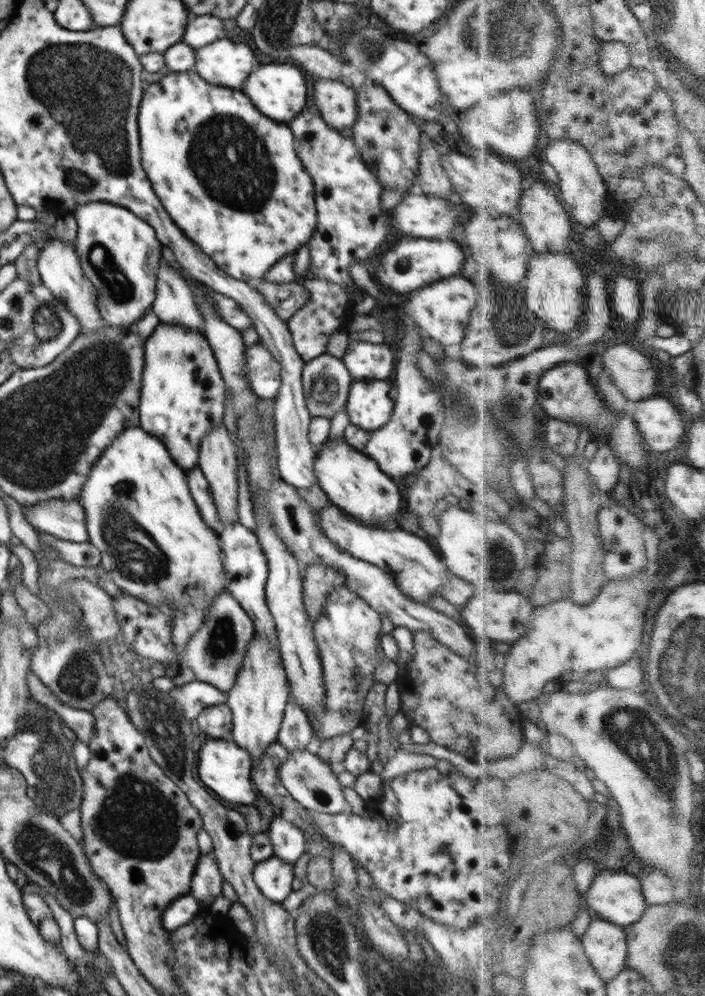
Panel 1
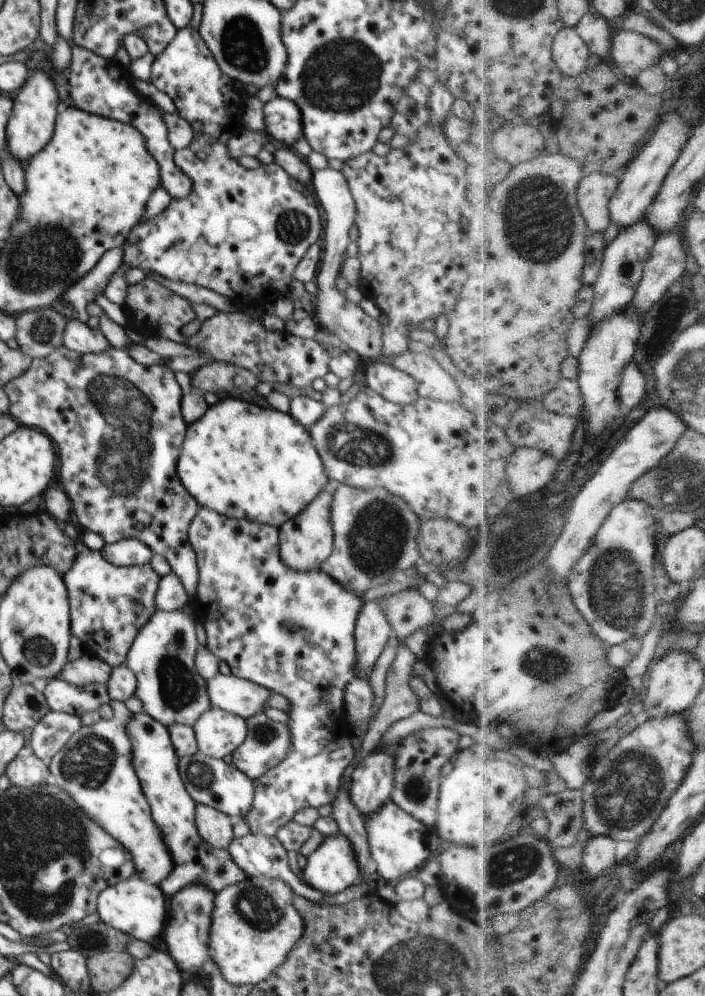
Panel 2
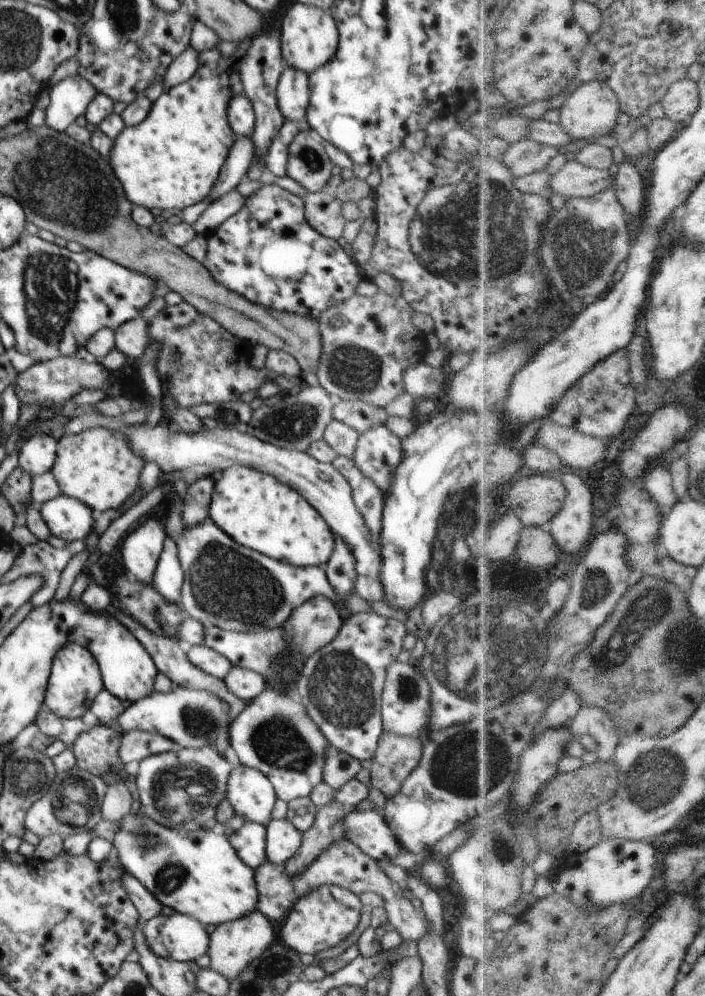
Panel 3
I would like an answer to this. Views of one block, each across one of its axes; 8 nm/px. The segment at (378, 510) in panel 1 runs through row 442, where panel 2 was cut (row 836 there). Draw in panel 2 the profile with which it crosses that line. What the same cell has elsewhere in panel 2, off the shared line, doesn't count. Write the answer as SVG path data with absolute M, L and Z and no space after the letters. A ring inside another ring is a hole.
M342 833L325 836L302 871L308 886L328 895L338 894L362 878L353 844Z

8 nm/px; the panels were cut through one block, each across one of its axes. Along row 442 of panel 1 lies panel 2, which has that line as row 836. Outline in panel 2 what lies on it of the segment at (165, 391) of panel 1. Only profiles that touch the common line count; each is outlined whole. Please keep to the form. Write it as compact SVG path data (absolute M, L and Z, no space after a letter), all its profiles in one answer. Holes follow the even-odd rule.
M144 711L133 715L125 724L125 729L133 746L131 757L142 792L149 802L153 821L161 830L164 844L174 862L170 876L159 886L166 899L172 898L173 894L188 885L206 885L217 893L246 879L247 874L232 860L227 850L215 849L199 835L195 823L197 800L188 794L182 782L178 770L179 756L168 729Z

